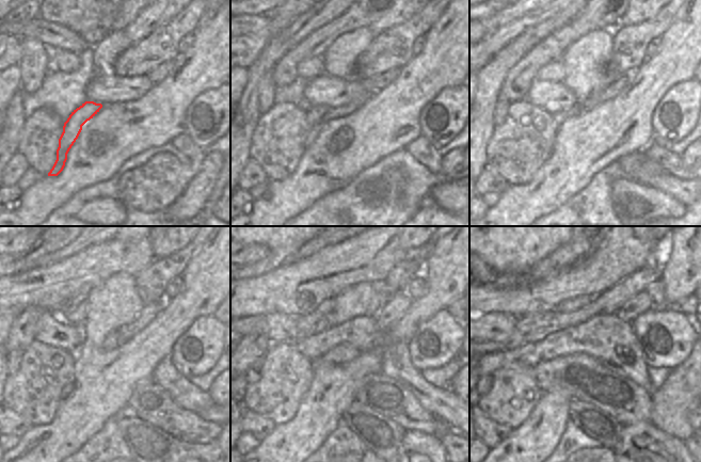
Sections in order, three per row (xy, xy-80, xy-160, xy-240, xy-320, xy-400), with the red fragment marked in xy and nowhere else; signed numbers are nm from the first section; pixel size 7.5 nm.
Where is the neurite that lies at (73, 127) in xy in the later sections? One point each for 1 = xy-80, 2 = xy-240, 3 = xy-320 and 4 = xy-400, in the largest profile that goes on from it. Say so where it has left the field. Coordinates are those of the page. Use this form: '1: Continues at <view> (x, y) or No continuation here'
1: Continues at xy-80 (317, 116)
2: Continues at xy-240 (125, 333)
3: Continues at xy-320 (393, 311)
4: Continues at xy-400 (632, 308)

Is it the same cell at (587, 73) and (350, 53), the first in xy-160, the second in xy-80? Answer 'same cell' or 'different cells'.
same cell

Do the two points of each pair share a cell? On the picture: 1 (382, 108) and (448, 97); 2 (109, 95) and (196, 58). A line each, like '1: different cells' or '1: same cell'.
1: different cells
2: different cells

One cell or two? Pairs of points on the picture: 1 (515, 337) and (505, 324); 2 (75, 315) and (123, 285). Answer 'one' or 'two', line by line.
1: two
2: two

